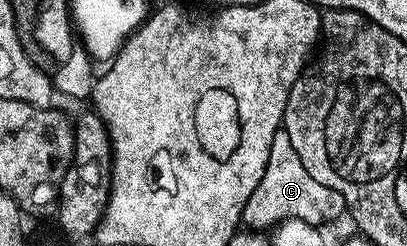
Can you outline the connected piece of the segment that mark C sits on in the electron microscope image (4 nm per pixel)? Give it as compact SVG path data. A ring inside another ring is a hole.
M283 128L274 136L276 146L270 144L270 160L266 160L266 172L260 175L258 188L252 190L250 200L244 206L243 225L255 227L256 214L271 224L287 222L289 218L297 218L317 228L323 222L332 222L335 218L345 217L346 207L342 192L334 192L334 188L326 188L302 168L302 160L298 160L298 152L294 152L294 144L290 144L290 136L286 136Z

